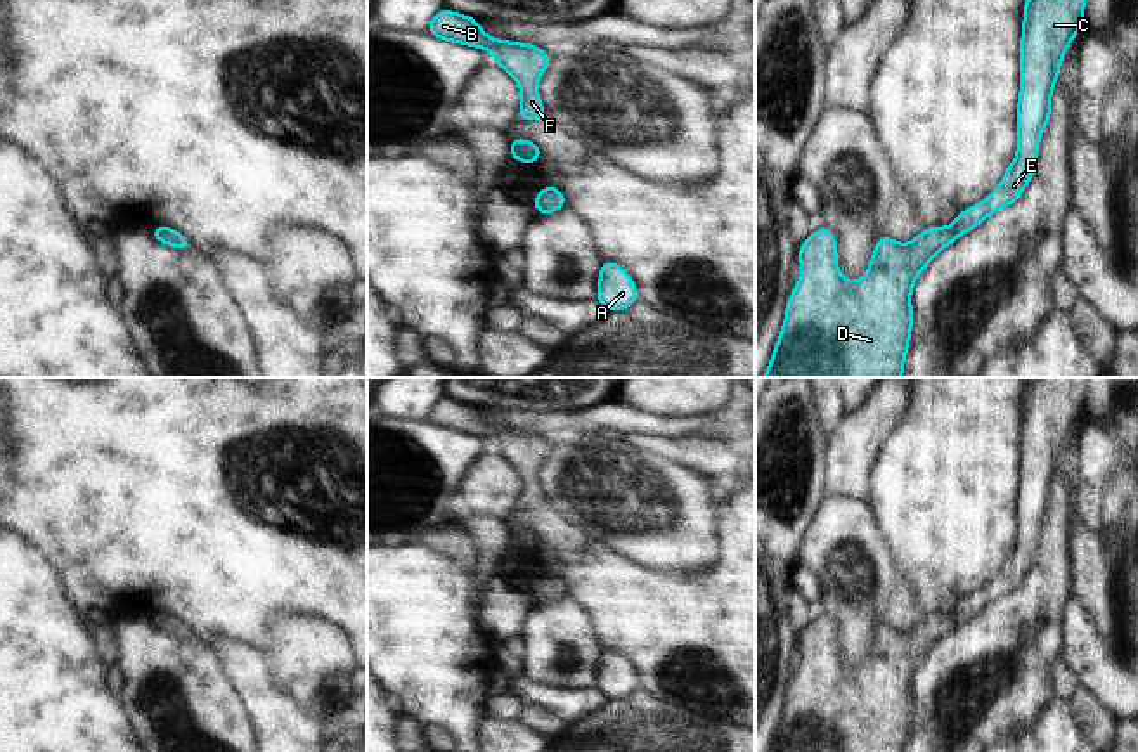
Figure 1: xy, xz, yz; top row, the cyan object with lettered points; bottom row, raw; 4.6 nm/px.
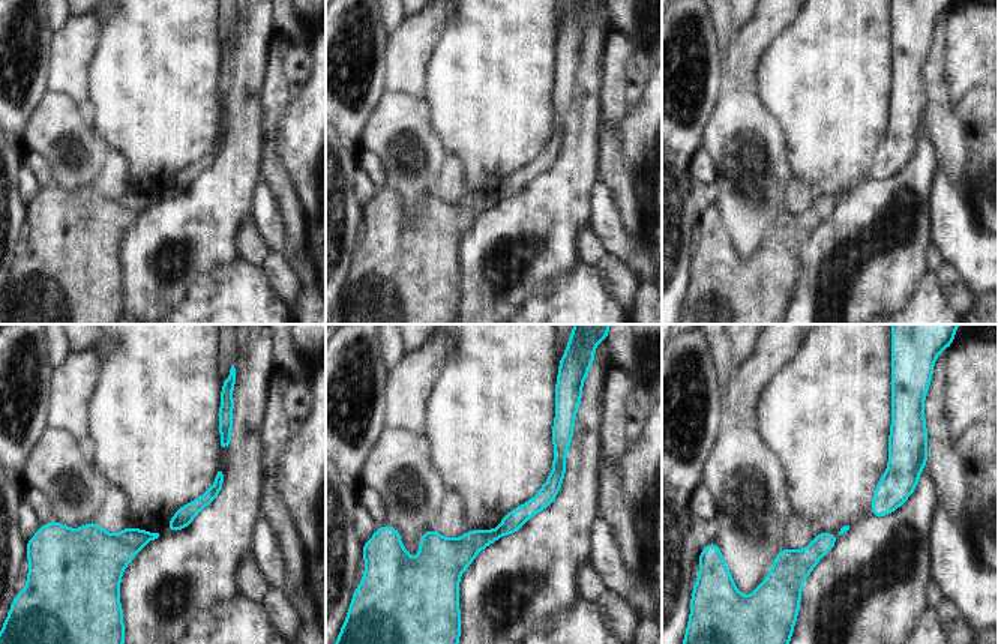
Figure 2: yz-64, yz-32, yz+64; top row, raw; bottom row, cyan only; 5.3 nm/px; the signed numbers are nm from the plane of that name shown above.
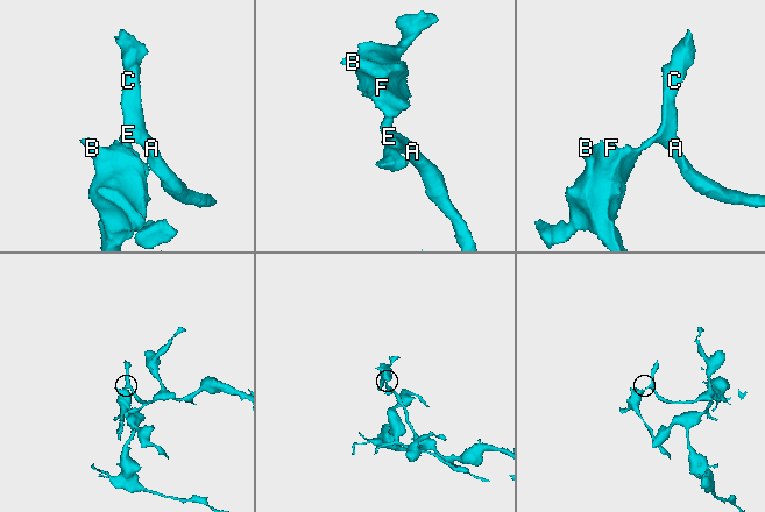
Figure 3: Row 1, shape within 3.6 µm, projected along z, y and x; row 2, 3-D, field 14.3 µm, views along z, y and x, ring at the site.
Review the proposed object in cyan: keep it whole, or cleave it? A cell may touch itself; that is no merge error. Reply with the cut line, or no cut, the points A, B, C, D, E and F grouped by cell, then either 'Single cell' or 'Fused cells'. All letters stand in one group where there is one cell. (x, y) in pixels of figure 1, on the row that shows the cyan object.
Split along yz (951, 226), (956, 236). Groups: A C E / B D F. Fused cells

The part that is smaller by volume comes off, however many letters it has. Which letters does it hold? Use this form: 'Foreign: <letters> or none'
Foreign: B, D, F

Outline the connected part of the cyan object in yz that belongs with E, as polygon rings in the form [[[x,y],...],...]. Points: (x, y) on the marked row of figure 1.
[[[1024,0],[1020,42],[1020,97],[1017,100],[1017,156],[999,187],[958,213],[956,236],[968,234],[986,217],[1012,206],[1034,177],[1041,133],[1051,114],[1051,88],[1067,47],[1084,21],[1086,0]]]

